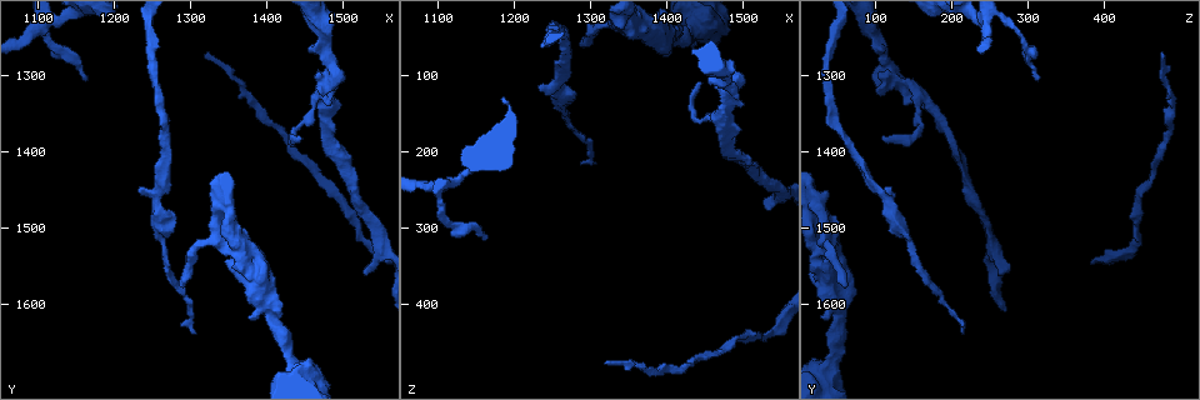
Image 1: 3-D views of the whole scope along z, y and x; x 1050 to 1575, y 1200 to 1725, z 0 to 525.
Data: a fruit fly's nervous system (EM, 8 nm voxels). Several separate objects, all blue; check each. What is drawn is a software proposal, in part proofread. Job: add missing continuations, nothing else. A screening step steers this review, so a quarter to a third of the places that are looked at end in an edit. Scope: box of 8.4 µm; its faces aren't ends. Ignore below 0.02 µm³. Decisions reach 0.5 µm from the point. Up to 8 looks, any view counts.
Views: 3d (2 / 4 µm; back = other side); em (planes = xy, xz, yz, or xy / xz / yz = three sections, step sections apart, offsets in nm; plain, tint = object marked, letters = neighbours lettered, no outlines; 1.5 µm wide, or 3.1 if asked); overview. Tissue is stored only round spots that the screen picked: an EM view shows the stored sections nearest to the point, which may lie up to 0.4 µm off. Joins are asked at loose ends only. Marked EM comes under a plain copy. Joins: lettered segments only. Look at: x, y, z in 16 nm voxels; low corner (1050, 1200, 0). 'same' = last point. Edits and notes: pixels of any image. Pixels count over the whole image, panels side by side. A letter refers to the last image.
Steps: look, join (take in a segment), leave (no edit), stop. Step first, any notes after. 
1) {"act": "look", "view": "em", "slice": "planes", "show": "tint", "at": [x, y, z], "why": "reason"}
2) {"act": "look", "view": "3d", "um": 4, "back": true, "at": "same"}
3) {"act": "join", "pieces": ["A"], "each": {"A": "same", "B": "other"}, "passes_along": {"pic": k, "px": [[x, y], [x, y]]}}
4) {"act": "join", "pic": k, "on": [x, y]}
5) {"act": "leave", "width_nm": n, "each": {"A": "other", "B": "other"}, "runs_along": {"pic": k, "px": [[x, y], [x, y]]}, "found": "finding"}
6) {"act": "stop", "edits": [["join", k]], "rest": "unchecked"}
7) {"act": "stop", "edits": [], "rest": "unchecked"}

{"act": "look", "view": "em", "slice": "xz", "step": 8, "show": "tint", "at": [1445, 1385, 110], "why": "thin end"}

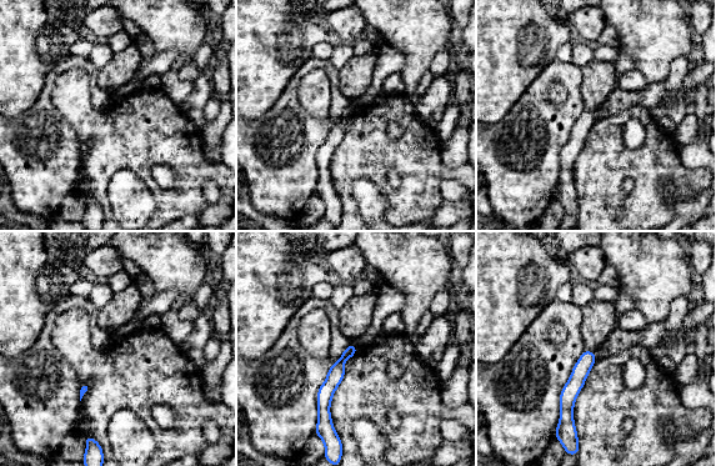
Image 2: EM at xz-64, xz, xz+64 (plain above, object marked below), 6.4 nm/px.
{"act": "look", "view": "em", "slice": "planes", "show": "letters", "at": "same"}

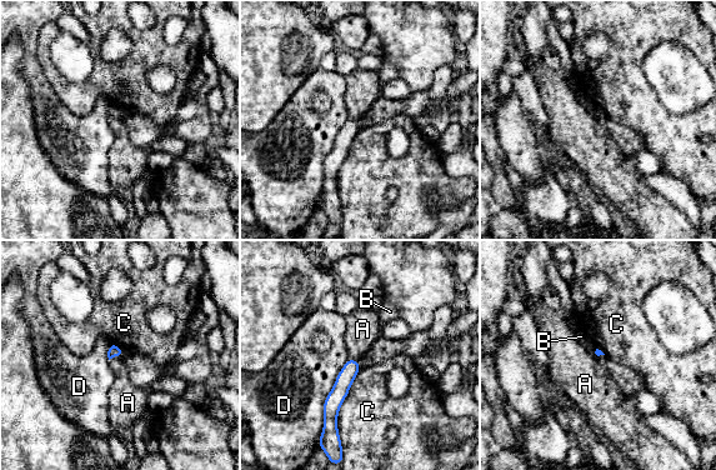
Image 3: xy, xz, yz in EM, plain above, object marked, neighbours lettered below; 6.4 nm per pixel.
{"act": "leave", "each": {"A": "other", "B": "other", "C": "other", "D": "other"}, "border": {"pic": 3, "px": [[120, 355], [115, 355], [109, 360]]}, "found": "none of them fits"}

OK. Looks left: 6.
{"act": "look", "view": "3d", "um": 2, "back": true, "at": [1320, 1275, 470], "why": "end of a long branch"}

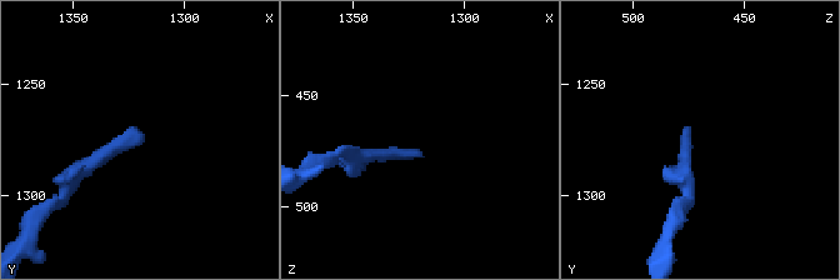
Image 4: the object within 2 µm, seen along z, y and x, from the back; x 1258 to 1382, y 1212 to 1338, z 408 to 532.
{"act": "look", "view": "em", "slice": "xz", "step": 4, "show": "letters", "at": [1317, 1273, 477], "why": "now the EM"}

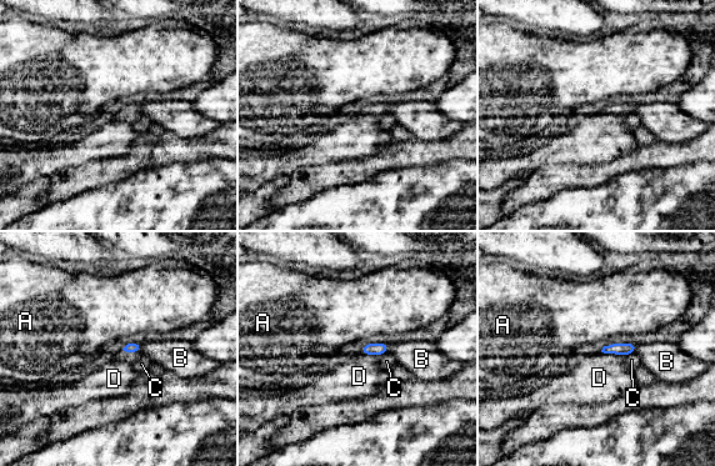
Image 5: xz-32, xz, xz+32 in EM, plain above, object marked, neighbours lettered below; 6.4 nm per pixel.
{"act": "look", "view": "em", "slice": "xy", "step": 4, "show": "letters", "at": "same"}

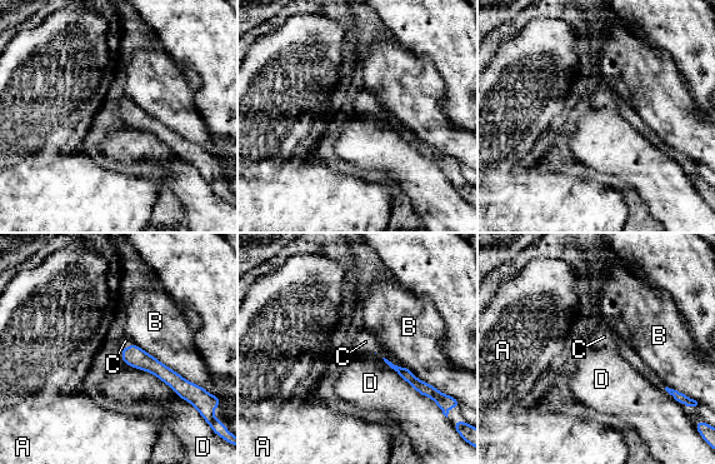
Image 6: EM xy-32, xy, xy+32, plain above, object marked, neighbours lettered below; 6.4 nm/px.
{"act": "join", "pieces": ["C"], "each": {"A": "other", "B": "other", "C": "same", "D": "other"}, "passes_along": {"pic": 6, "px": [[420, 387], [391, 363], [365, 342]]}, "found": "the cell continues"}

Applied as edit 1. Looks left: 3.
{"act": "look", "view": "em", "slice": "yz", "step": 8, "show": "letters", "at": [1165, 1300, 315]}

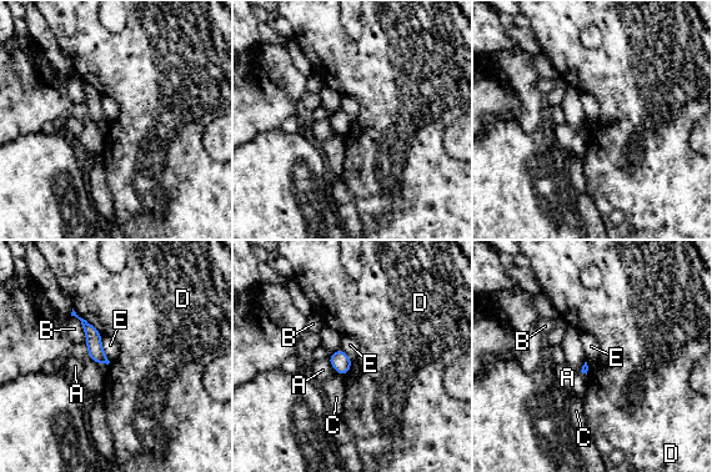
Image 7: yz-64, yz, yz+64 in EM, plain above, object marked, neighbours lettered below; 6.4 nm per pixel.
{"act": "leave", "each": {"A": "other", "B": "other", "C": "other", "D": "other", "E": "other"}, "runs_along": {"pic": 7, "px": [[85, 325], [104, 360]]}, "found": "none of them fits"}

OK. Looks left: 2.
{"act": "stop", "edits": [["join", 6]], "rest": "unchecked"}

